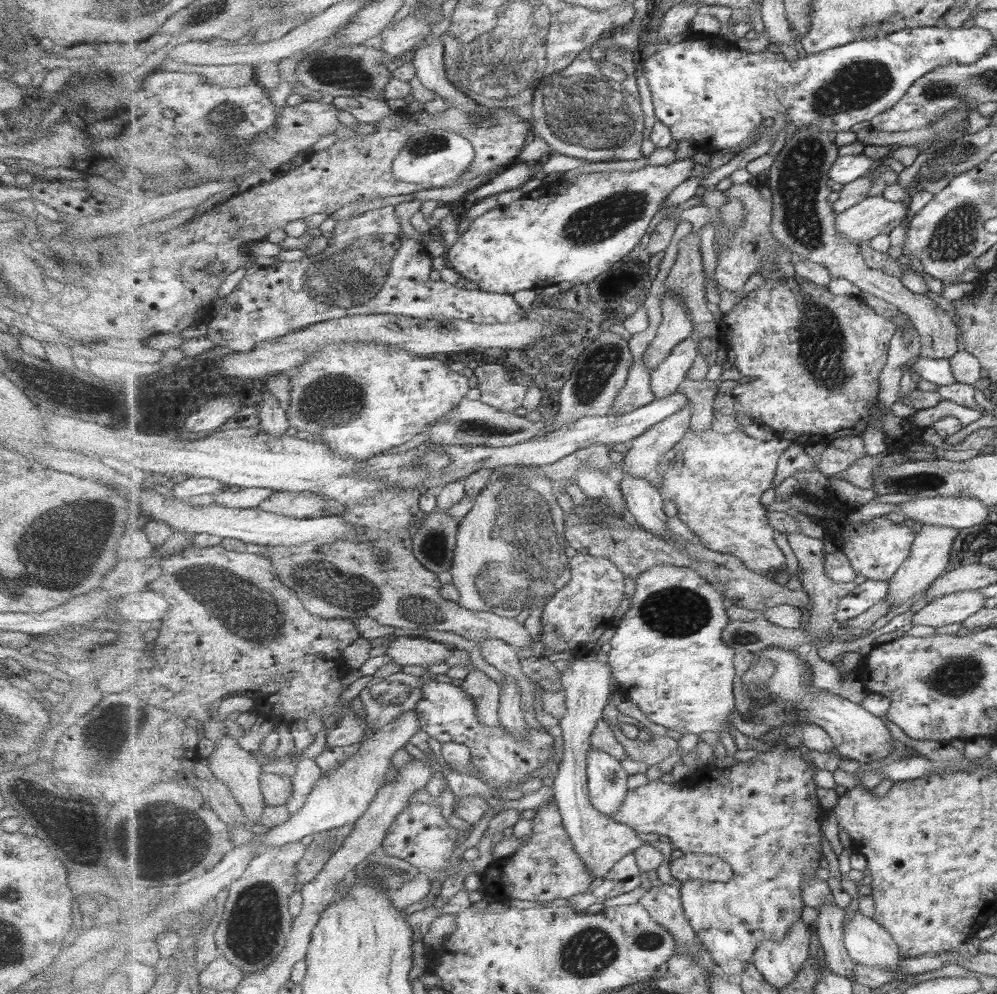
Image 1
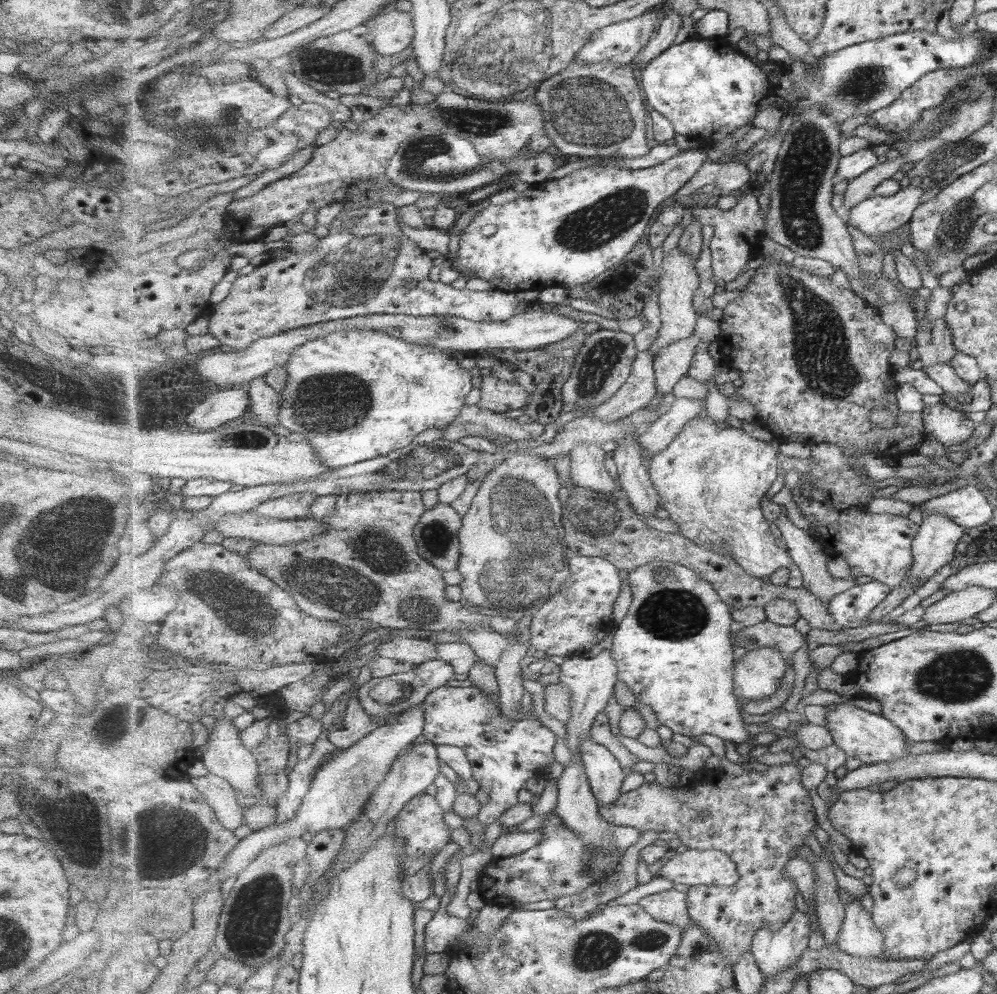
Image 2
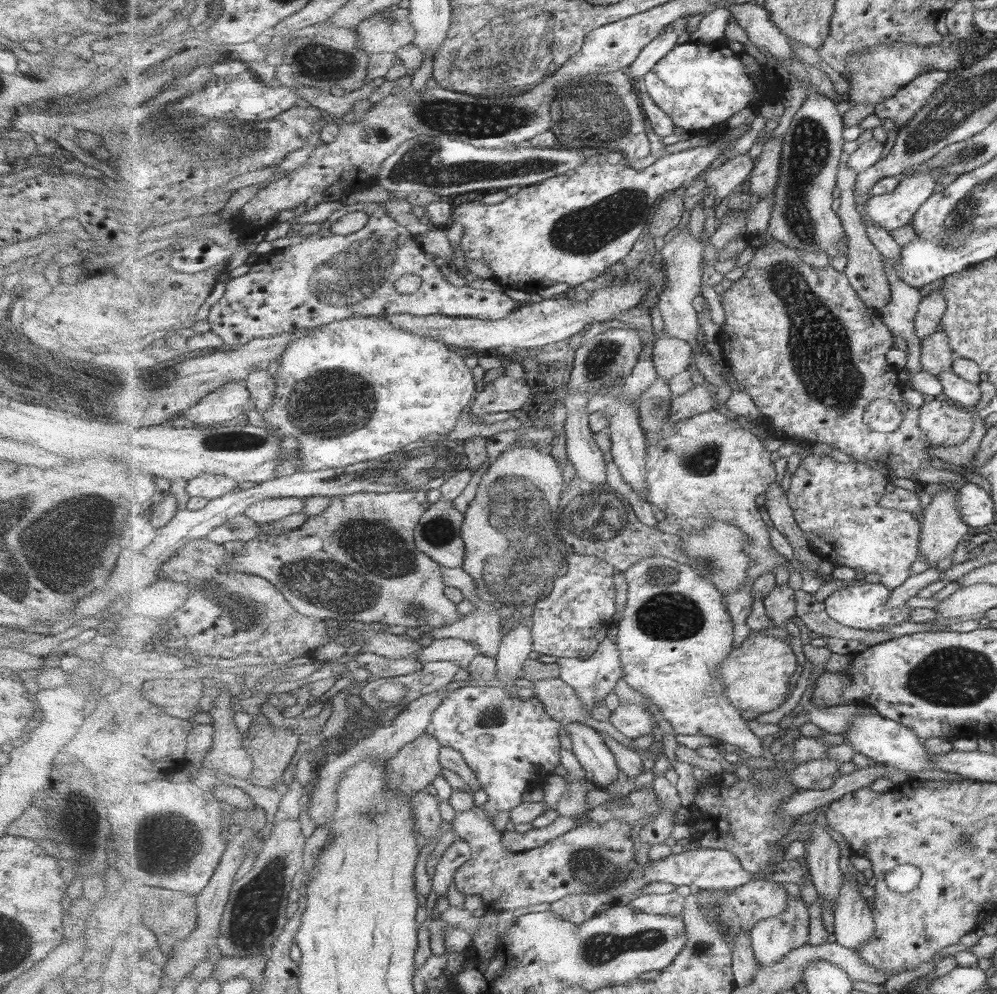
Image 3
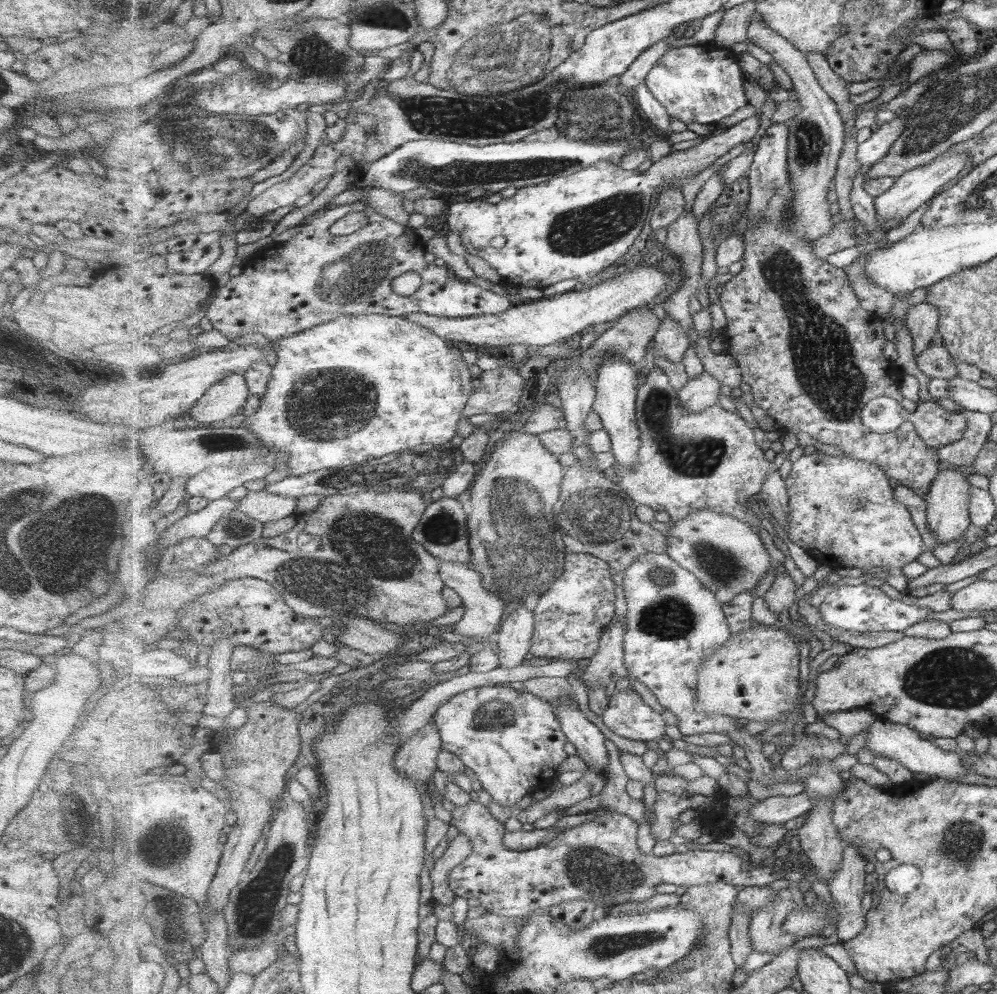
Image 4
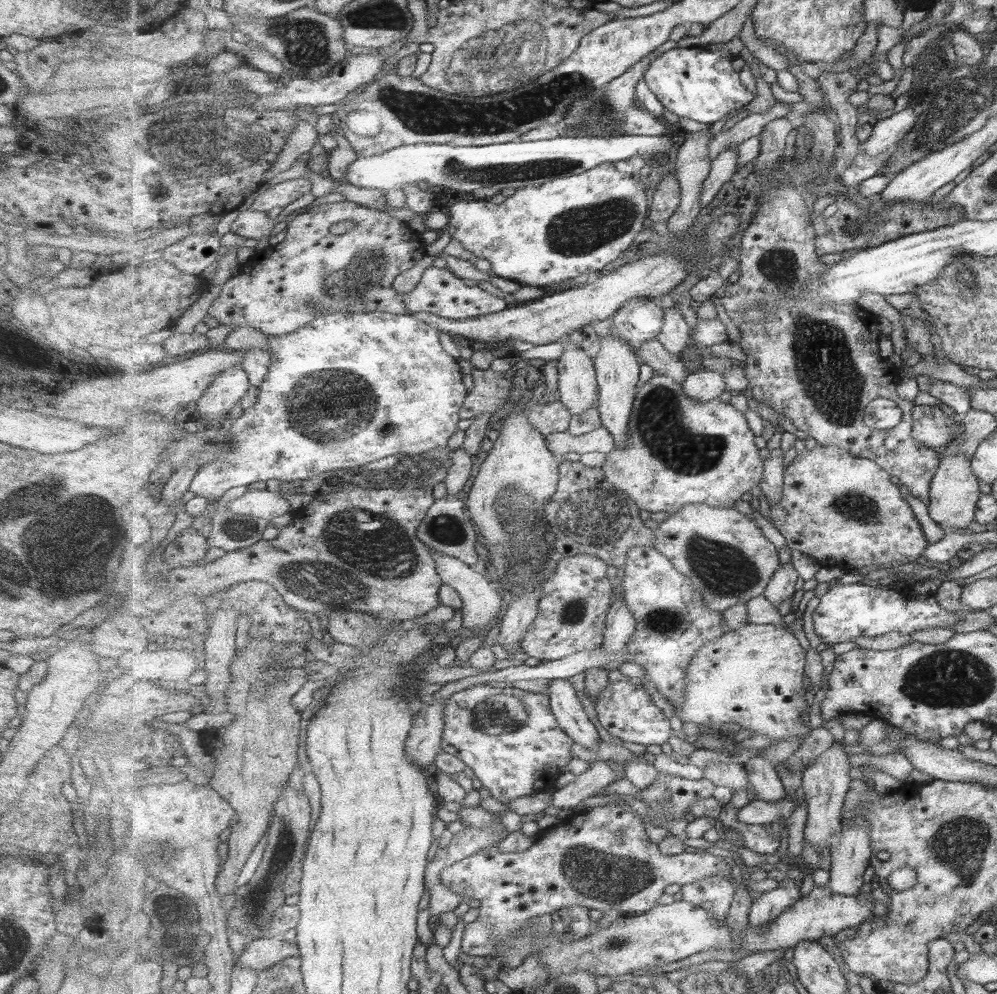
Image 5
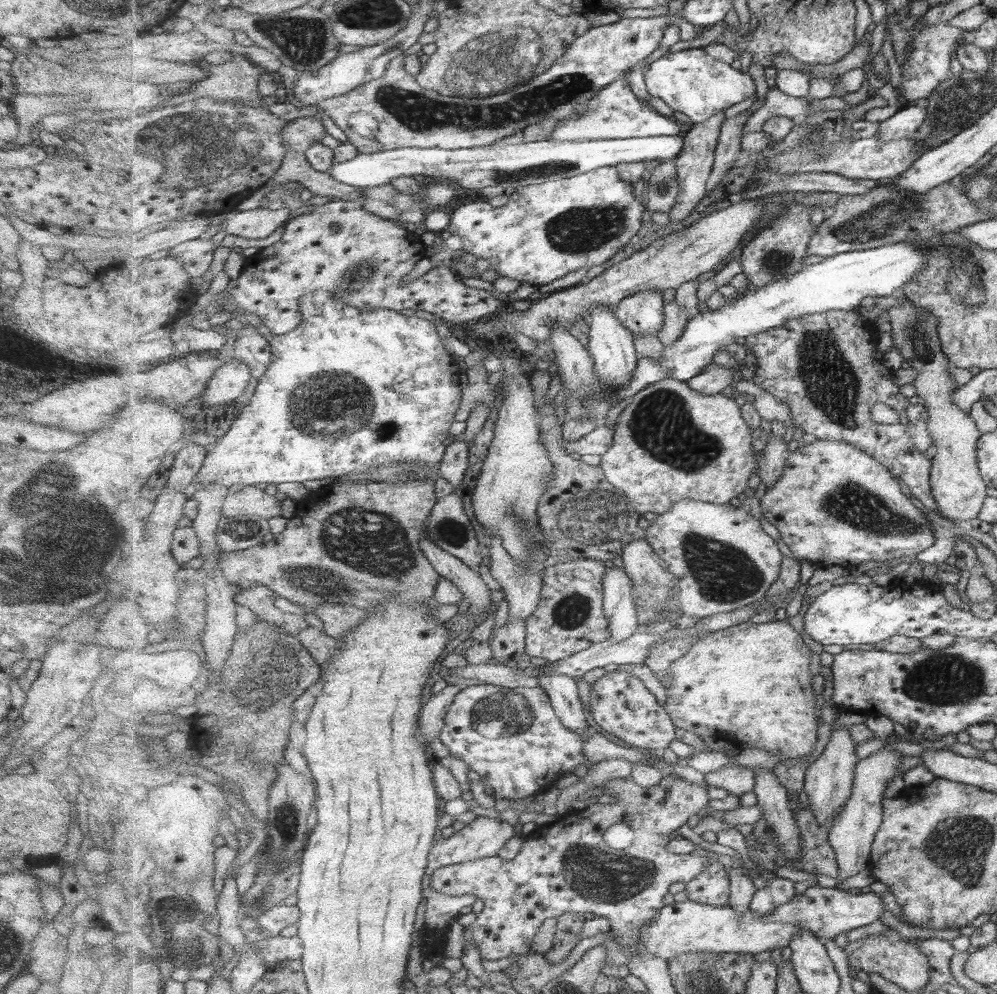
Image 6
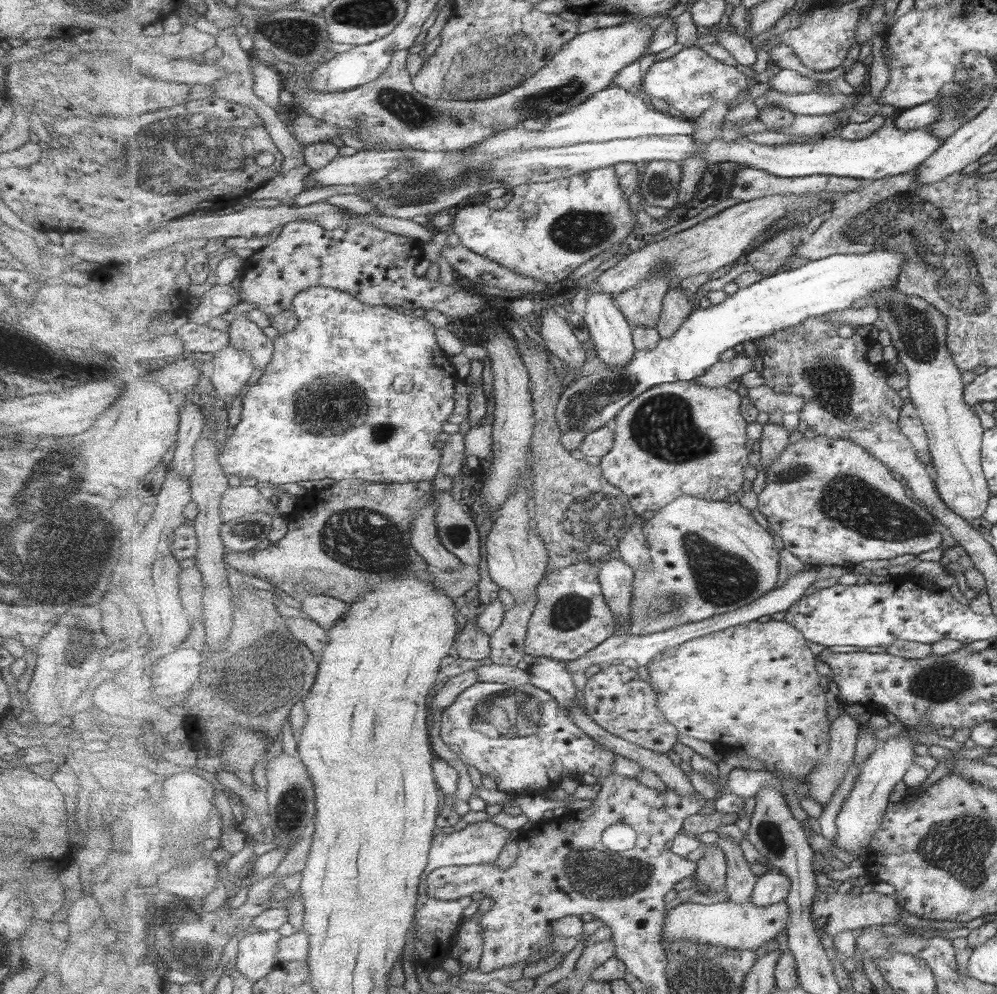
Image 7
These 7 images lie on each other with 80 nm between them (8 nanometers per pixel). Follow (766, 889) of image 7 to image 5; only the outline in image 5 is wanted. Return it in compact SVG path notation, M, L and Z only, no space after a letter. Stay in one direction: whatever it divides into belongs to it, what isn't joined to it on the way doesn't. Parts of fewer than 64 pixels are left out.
M785 878L774 890L756 896L750 908L750 924L761 927L775 922L790 906L801 900L803 894L799 889L795 879Z

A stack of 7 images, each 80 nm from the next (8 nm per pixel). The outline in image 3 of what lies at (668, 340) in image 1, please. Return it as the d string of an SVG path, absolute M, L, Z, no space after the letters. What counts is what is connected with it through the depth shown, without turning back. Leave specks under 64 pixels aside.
M686 225L671 241L665 243L660 251L665 262L666 282L662 293L658 295L658 301L655 307L662 315L664 329L675 338L689 341L694 346L695 352L707 353L703 347L704 344L698 344L699 337L699 311L693 308L693 300L699 296L701 286L703 286L703 269L701 269L701 260L703 260L703 244L701 239L695 238Z

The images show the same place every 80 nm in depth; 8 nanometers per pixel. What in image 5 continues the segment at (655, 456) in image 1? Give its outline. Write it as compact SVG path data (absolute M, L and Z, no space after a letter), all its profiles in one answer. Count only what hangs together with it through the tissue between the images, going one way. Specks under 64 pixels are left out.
M703 368L701 371L691 373L682 382L685 394L689 398L709 402L719 398L725 388L725 376L710 368Z

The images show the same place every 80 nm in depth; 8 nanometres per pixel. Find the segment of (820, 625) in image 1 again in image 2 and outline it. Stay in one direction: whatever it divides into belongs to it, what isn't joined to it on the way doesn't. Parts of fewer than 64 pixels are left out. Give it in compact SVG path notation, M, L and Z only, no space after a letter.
M781 506L781 512L773 522L775 522L780 529L782 538L787 546L787 551L792 556L794 563L803 571L804 587L809 589L815 596L818 596L821 603L829 606L829 603L831 603L831 600L833 600L835 596L843 594L843 592L863 582L863 578L857 578L856 580L854 577L855 581L853 580L852 582L843 580L842 578L835 578L835 576L829 572L828 558L830 554L826 551L822 542L811 533L807 533L801 528L797 528L797 526L787 518L787 512L783 506Z

